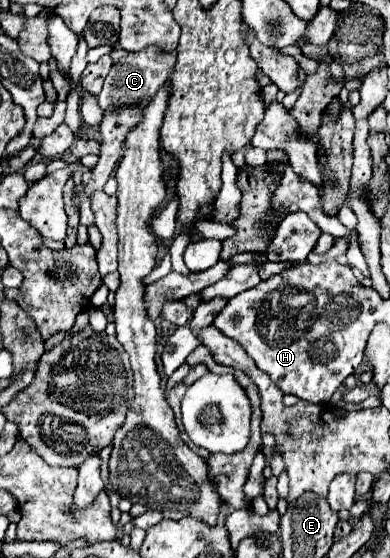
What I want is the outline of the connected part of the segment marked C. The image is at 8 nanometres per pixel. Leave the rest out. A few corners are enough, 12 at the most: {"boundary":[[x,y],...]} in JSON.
{"boundary":[[140,50],[112,66],[98,102],[102,152],[84,194],[102,190],[168,80],[176,56]]}

